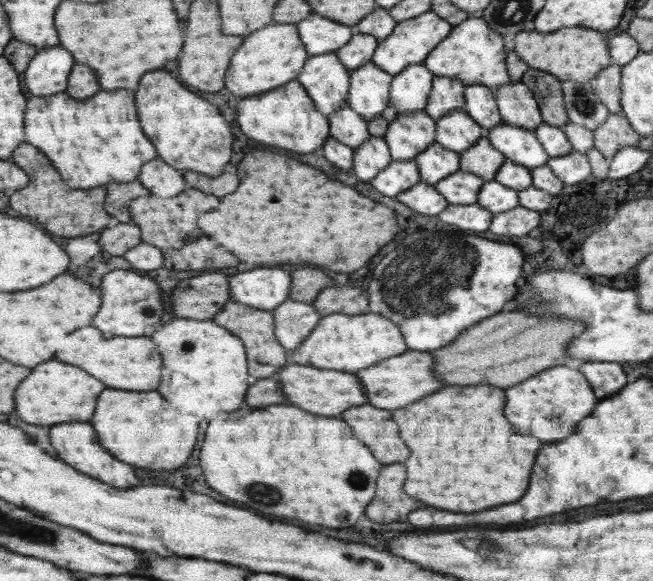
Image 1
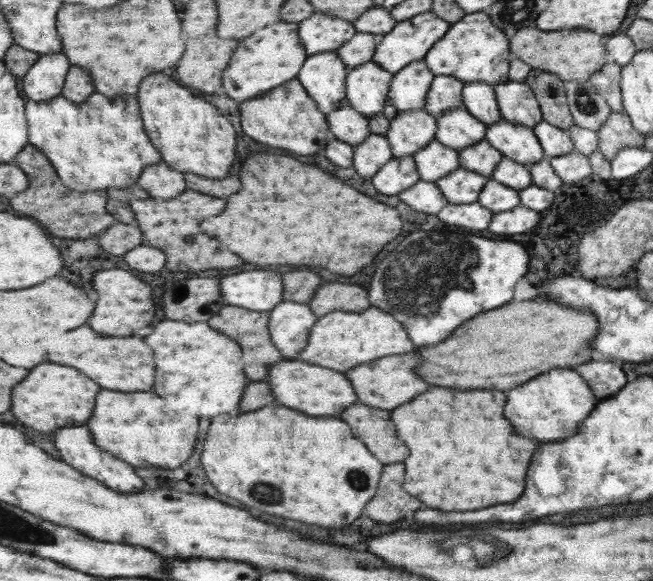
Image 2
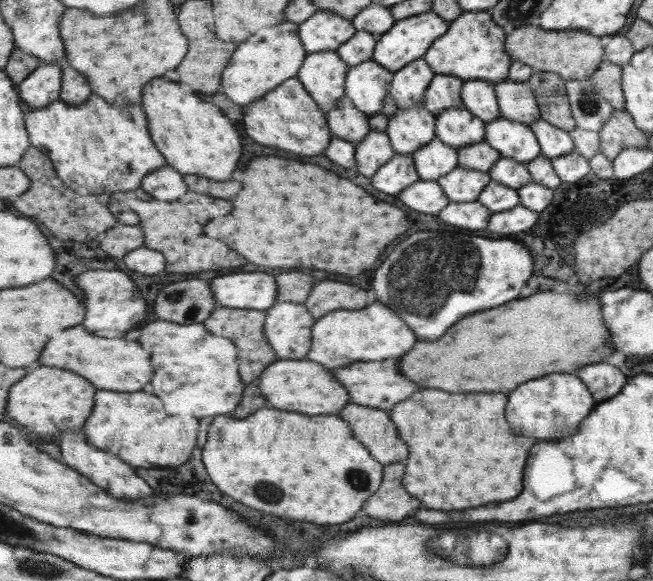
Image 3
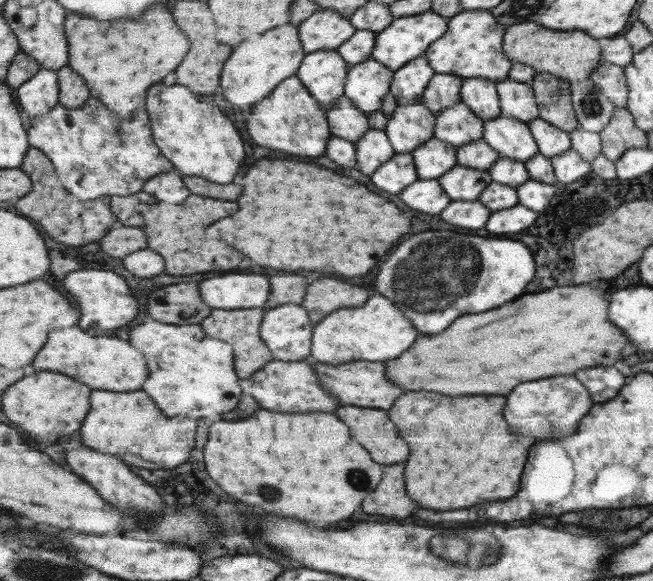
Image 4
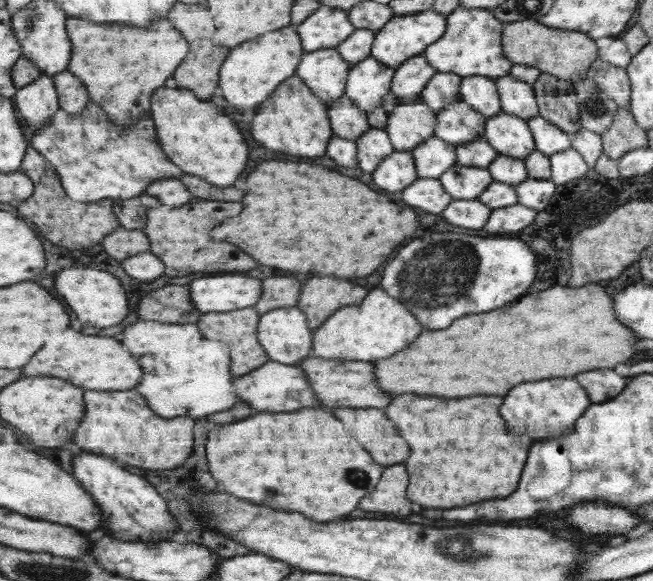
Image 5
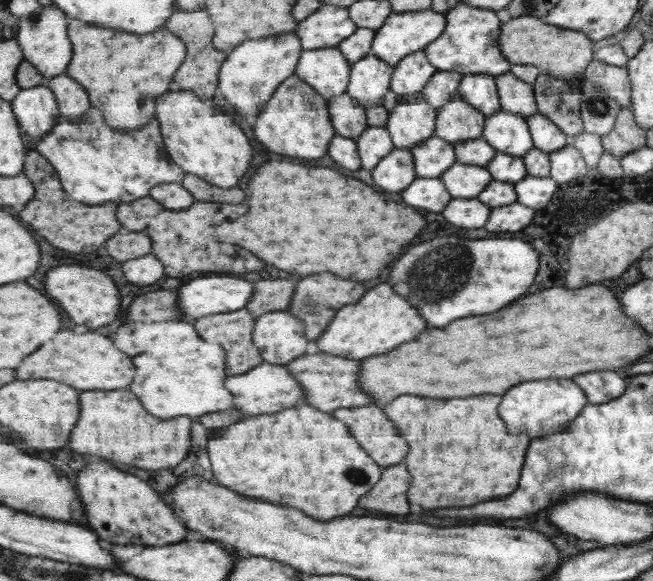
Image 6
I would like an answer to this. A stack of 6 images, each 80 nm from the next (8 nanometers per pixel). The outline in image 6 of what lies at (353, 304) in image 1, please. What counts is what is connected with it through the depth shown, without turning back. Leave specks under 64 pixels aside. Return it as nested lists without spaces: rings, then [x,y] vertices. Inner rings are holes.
[[[316,274],[316,276],[302,278],[298,282],[294,300],[290,301],[288,311],[290,314],[298,314],[298,318],[302,318],[301,321],[306,326],[306,334],[310,334],[310,341],[316,341],[325,332],[329,322],[333,321],[336,312],[343,306],[356,304],[364,292],[366,292],[366,288],[358,282],[344,280],[336,274]]]

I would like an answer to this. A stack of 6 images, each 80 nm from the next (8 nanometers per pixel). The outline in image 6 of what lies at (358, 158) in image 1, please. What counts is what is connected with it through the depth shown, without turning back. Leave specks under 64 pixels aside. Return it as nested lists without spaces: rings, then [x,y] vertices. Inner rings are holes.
[[[368,126],[356,138],[356,144],[364,170],[372,170],[376,164],[380,164],[382,158],[388,156],[396,148],[393,145],[392,135],[385,127]]]

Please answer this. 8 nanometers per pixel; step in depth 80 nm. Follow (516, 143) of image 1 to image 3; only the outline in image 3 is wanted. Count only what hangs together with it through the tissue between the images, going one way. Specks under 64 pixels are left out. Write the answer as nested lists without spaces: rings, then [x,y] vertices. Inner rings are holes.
[[[502,116],[489,122],[486,142],[498,150],[502,157],[521,163],[534,161],[541,156],[541,145],[532,127]]]

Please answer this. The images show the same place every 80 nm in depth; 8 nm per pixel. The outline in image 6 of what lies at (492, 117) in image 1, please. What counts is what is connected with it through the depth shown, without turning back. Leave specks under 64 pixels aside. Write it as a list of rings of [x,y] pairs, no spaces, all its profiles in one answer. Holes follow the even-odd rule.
[[[464,75],[460,82],[459,97],[488,116],[502,110],[493,76]]]

